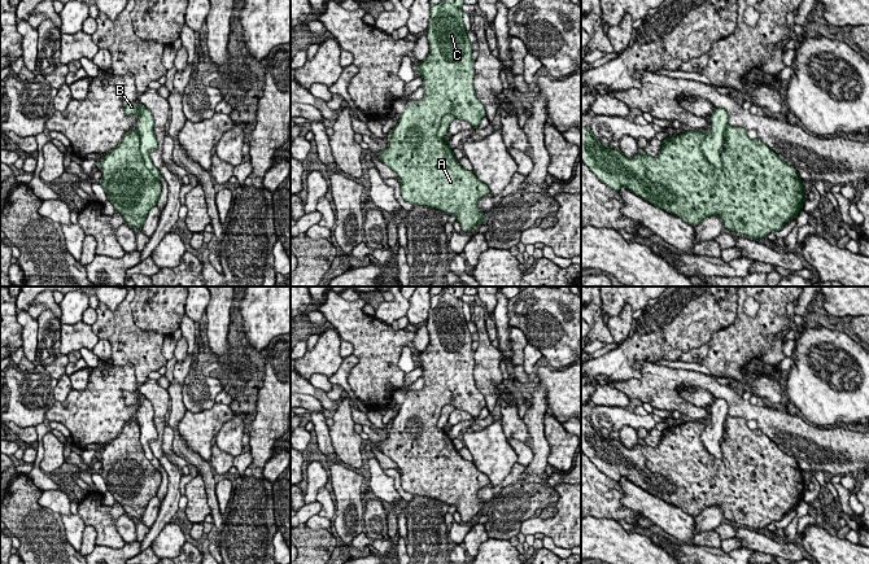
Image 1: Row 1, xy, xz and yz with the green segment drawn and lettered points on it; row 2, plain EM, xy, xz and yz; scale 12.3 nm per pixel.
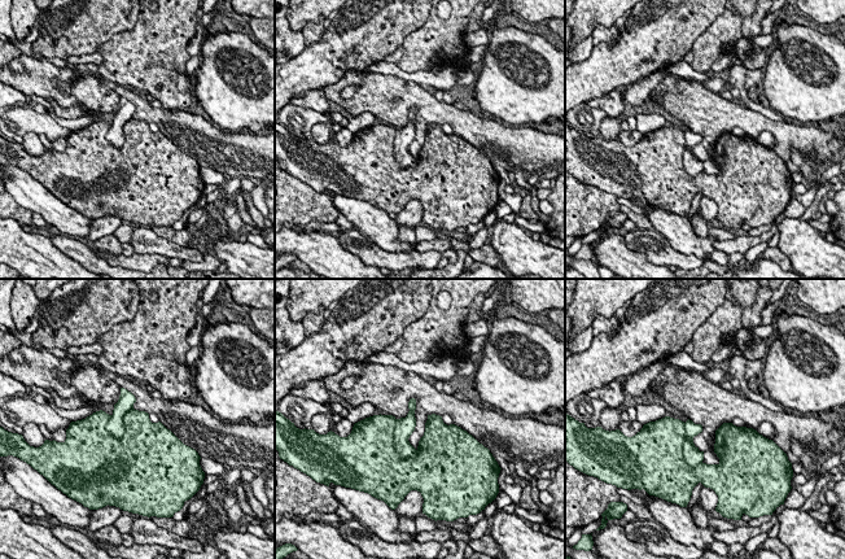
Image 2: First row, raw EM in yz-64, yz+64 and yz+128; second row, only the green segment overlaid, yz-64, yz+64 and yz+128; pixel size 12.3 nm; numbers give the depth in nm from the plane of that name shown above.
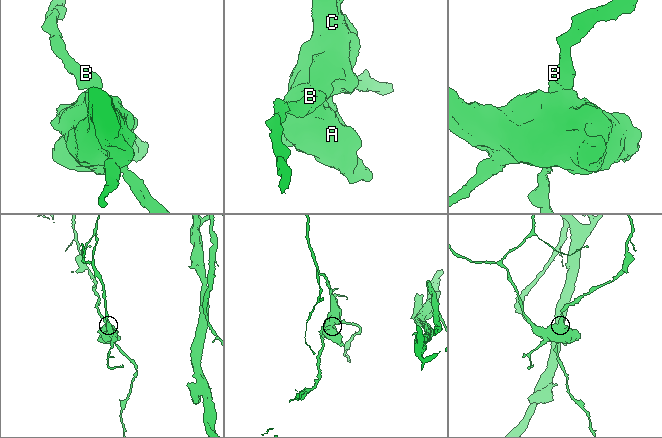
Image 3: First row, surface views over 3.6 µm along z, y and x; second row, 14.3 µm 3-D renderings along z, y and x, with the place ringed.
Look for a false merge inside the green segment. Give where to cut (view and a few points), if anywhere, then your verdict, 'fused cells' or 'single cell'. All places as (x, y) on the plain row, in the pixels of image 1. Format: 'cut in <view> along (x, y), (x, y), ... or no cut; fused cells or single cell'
no cut; single cell

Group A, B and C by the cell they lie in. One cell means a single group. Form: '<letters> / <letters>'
A B C

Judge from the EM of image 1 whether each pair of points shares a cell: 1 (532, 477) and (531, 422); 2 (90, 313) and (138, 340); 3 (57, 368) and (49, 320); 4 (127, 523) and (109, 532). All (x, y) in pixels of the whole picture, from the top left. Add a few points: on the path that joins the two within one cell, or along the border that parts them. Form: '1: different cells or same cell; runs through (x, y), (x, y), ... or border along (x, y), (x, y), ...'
1: same cell; runs through (538, 463), (537, 436)
2: different cells; border along (96, 310), (96, 319), (91, 324)
3: same cell; runs through (51, 357), (51, 332)
4: different cells; border along (125, 512), (117, 516), (113, 524), (126, 542)

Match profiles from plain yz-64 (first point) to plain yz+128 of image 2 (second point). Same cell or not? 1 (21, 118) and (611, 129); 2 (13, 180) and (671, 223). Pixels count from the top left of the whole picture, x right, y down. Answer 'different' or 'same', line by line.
1: different
2: same

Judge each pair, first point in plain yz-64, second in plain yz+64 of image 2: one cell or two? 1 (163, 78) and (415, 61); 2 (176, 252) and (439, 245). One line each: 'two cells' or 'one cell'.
1: one cell
2: two cells

